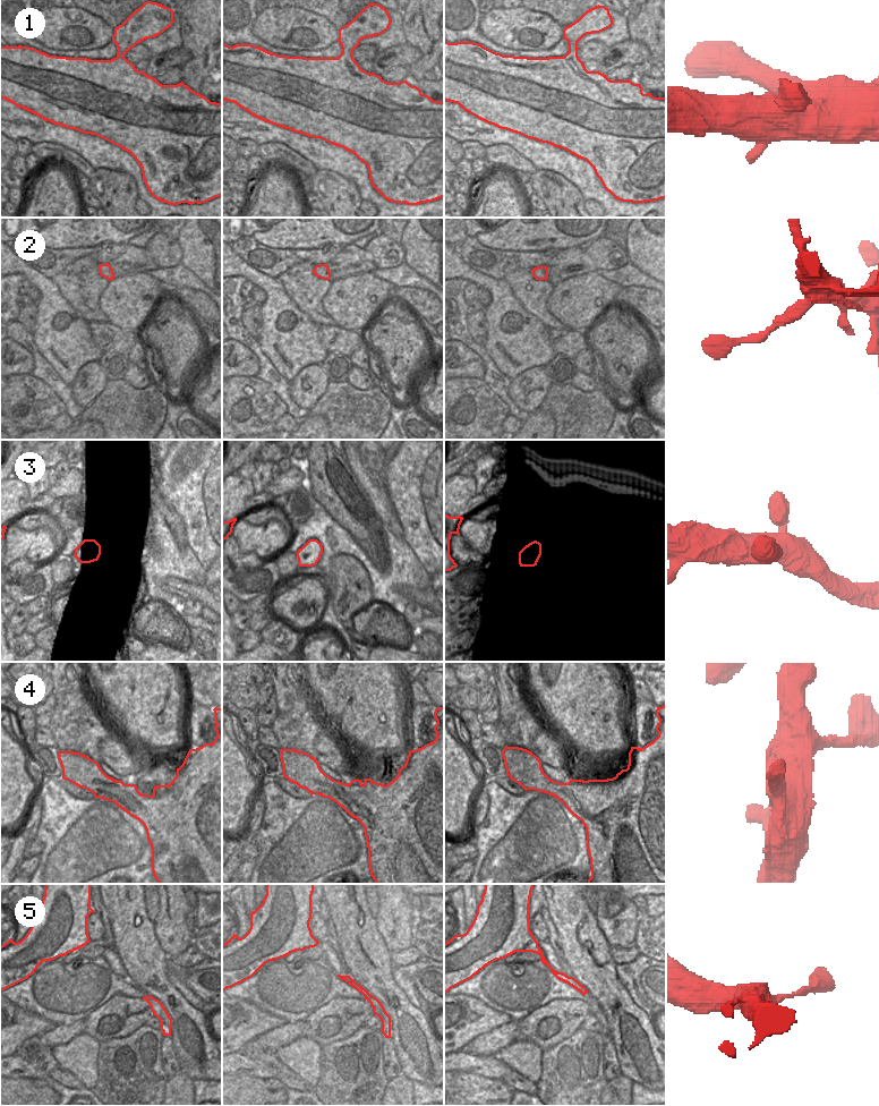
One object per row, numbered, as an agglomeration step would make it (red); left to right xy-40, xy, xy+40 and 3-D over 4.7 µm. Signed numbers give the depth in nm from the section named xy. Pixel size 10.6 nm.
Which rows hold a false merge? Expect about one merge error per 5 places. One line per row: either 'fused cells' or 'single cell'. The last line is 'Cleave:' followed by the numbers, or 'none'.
1: single cell
2: single cell
3: single cell
4: single cell
5: single cell
Cleave: none

